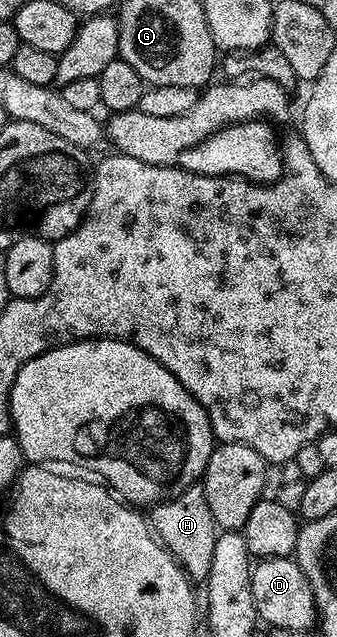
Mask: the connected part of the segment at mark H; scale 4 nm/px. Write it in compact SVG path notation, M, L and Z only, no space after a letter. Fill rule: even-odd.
M201 485L190 486L167 502L157 503L149 511L148 521L158 541L180 563L186 575L192 580L206 579L212 568L212 551L216 548L220 531L214 522L212 508L208 508L208 496L202 491Z

